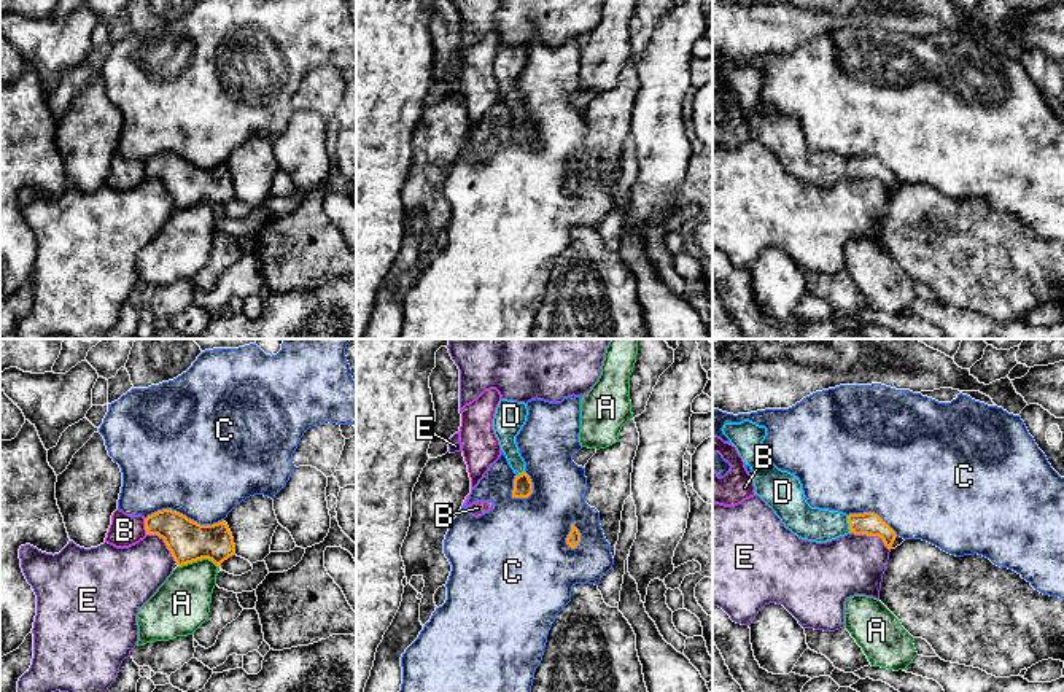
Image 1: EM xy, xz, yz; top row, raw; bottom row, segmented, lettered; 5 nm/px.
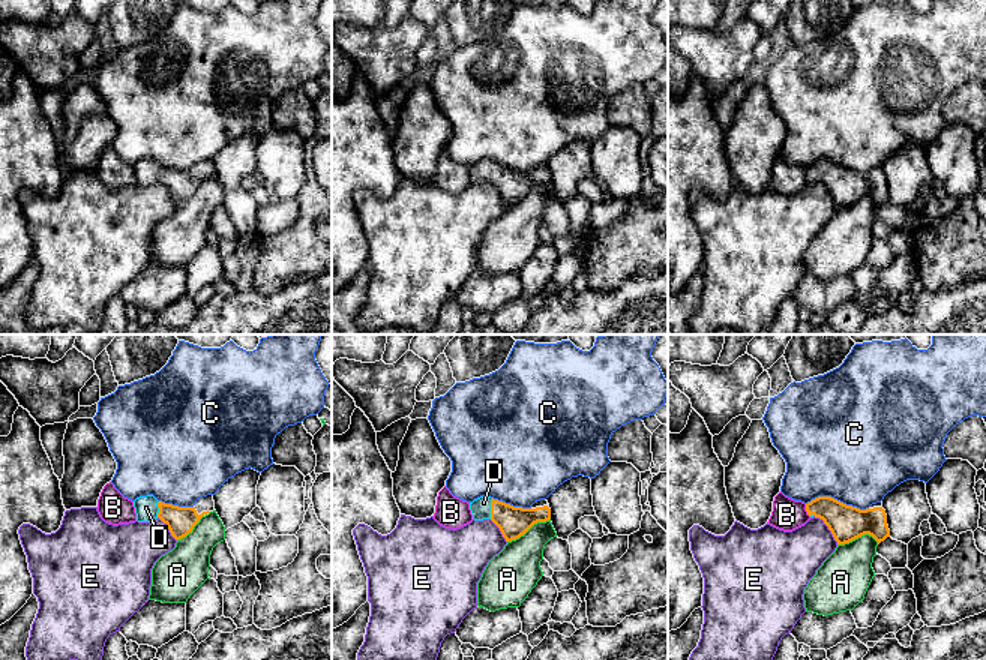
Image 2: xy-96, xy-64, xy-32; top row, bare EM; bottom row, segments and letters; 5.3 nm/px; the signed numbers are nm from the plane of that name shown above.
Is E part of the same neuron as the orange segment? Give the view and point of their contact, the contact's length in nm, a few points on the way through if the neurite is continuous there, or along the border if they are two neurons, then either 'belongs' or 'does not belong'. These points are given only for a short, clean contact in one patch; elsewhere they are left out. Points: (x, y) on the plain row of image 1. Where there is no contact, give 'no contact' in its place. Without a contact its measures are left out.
meets orange in yz at (872, 178); contact 220 nm long; border along yz (851, 175), (875, 178), (889, 194); does not belong

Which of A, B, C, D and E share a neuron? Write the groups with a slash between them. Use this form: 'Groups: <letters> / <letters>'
Groups: A / B / C / D / E

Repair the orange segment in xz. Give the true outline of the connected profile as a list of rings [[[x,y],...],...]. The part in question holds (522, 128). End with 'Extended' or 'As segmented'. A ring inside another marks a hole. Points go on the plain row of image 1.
[[[501,43],[493,62],[493,73],[511,111],[517,118],[514,122],[512,142],[528,142],[533,137],[533,126],[525,116],[525,105],[518,97],[515,80],[526,65],[528,52],[525,46]]]. Extended

